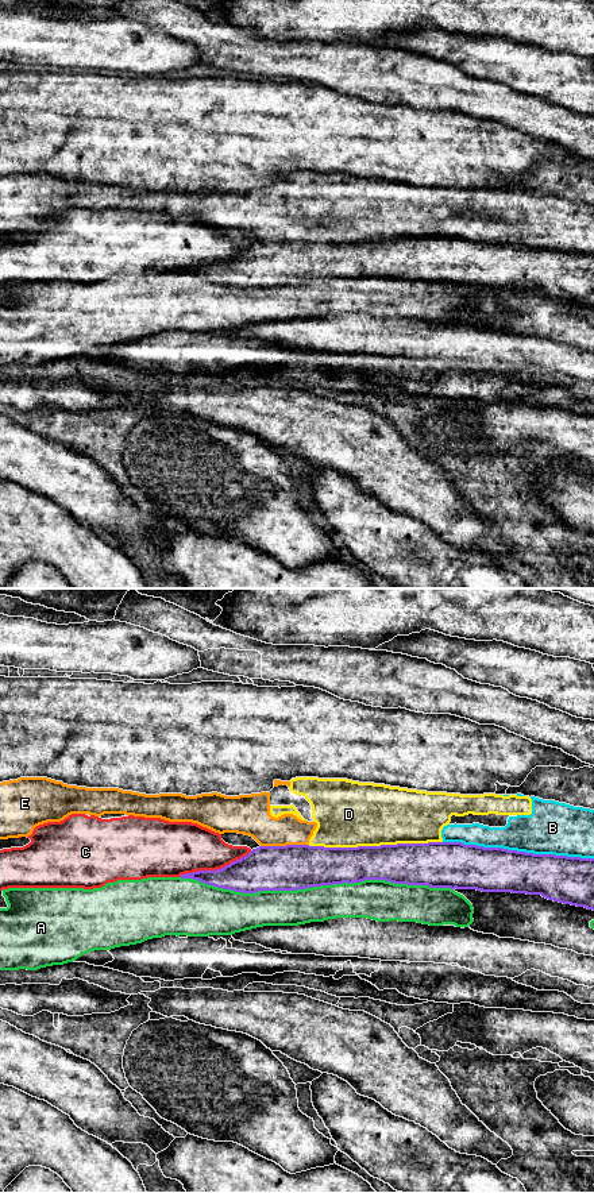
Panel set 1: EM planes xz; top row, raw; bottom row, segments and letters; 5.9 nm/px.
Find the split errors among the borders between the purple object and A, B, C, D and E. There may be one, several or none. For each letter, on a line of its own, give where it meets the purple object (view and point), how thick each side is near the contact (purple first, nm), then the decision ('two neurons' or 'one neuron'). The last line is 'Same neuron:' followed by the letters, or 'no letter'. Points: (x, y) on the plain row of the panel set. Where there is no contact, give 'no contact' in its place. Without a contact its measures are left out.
A: xz (316, 281) | 280/200 nm | two neurons
B: xz (519, 247) | 280/320 nm | two neurons
C: xz (216, 265) | 240/300 nm | two neurons
D: xz (374, 242) | 240/400 nm | two neurons
E: xz (284, 242) | 280/220 nm | two neurons
Same neuron: no letter

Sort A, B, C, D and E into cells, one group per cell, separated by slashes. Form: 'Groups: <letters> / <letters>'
Groups: A / B D E / C

